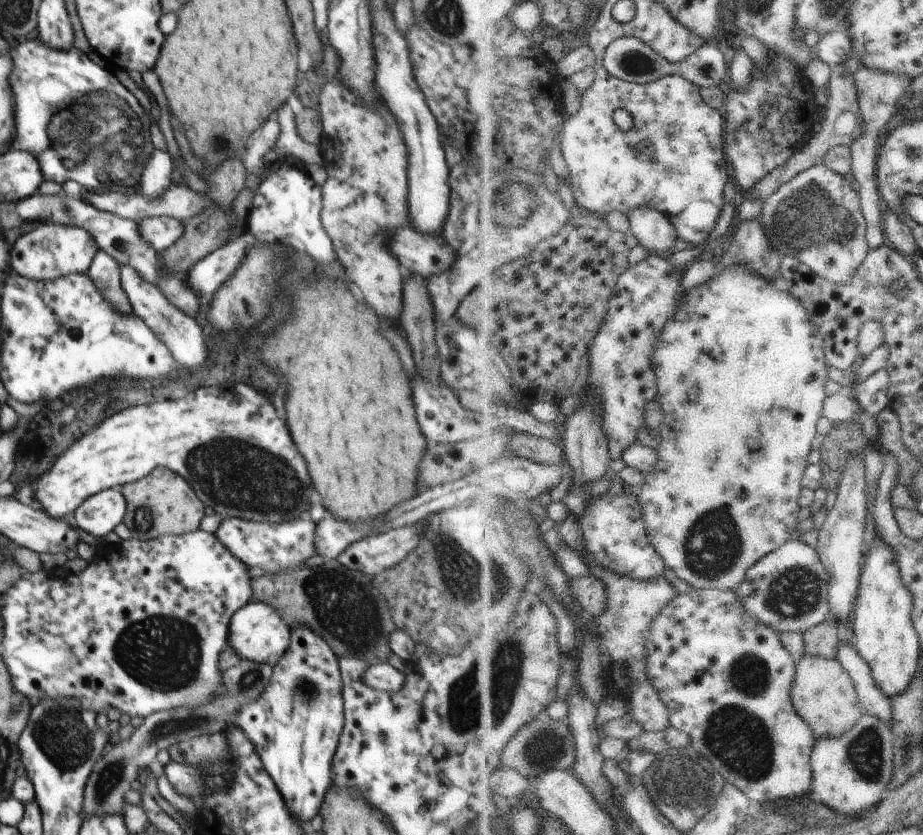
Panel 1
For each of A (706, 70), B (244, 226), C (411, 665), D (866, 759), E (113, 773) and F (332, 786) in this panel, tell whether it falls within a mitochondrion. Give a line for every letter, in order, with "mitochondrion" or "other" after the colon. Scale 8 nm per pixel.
A: other
B: other
C: other
D: mitochondrion
E: mitochondrion
F: other

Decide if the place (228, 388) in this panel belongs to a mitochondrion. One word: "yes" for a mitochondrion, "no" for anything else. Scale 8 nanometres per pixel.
no

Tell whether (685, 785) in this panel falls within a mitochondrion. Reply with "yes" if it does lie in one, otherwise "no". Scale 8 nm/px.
yes

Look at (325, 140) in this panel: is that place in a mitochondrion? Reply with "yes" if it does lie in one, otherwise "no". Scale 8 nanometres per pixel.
no

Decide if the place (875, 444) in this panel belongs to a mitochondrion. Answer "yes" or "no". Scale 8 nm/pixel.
no

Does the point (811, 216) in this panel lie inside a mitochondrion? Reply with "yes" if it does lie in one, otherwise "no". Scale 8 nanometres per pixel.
yes

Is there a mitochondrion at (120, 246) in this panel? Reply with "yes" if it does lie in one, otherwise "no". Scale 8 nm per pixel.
yes

